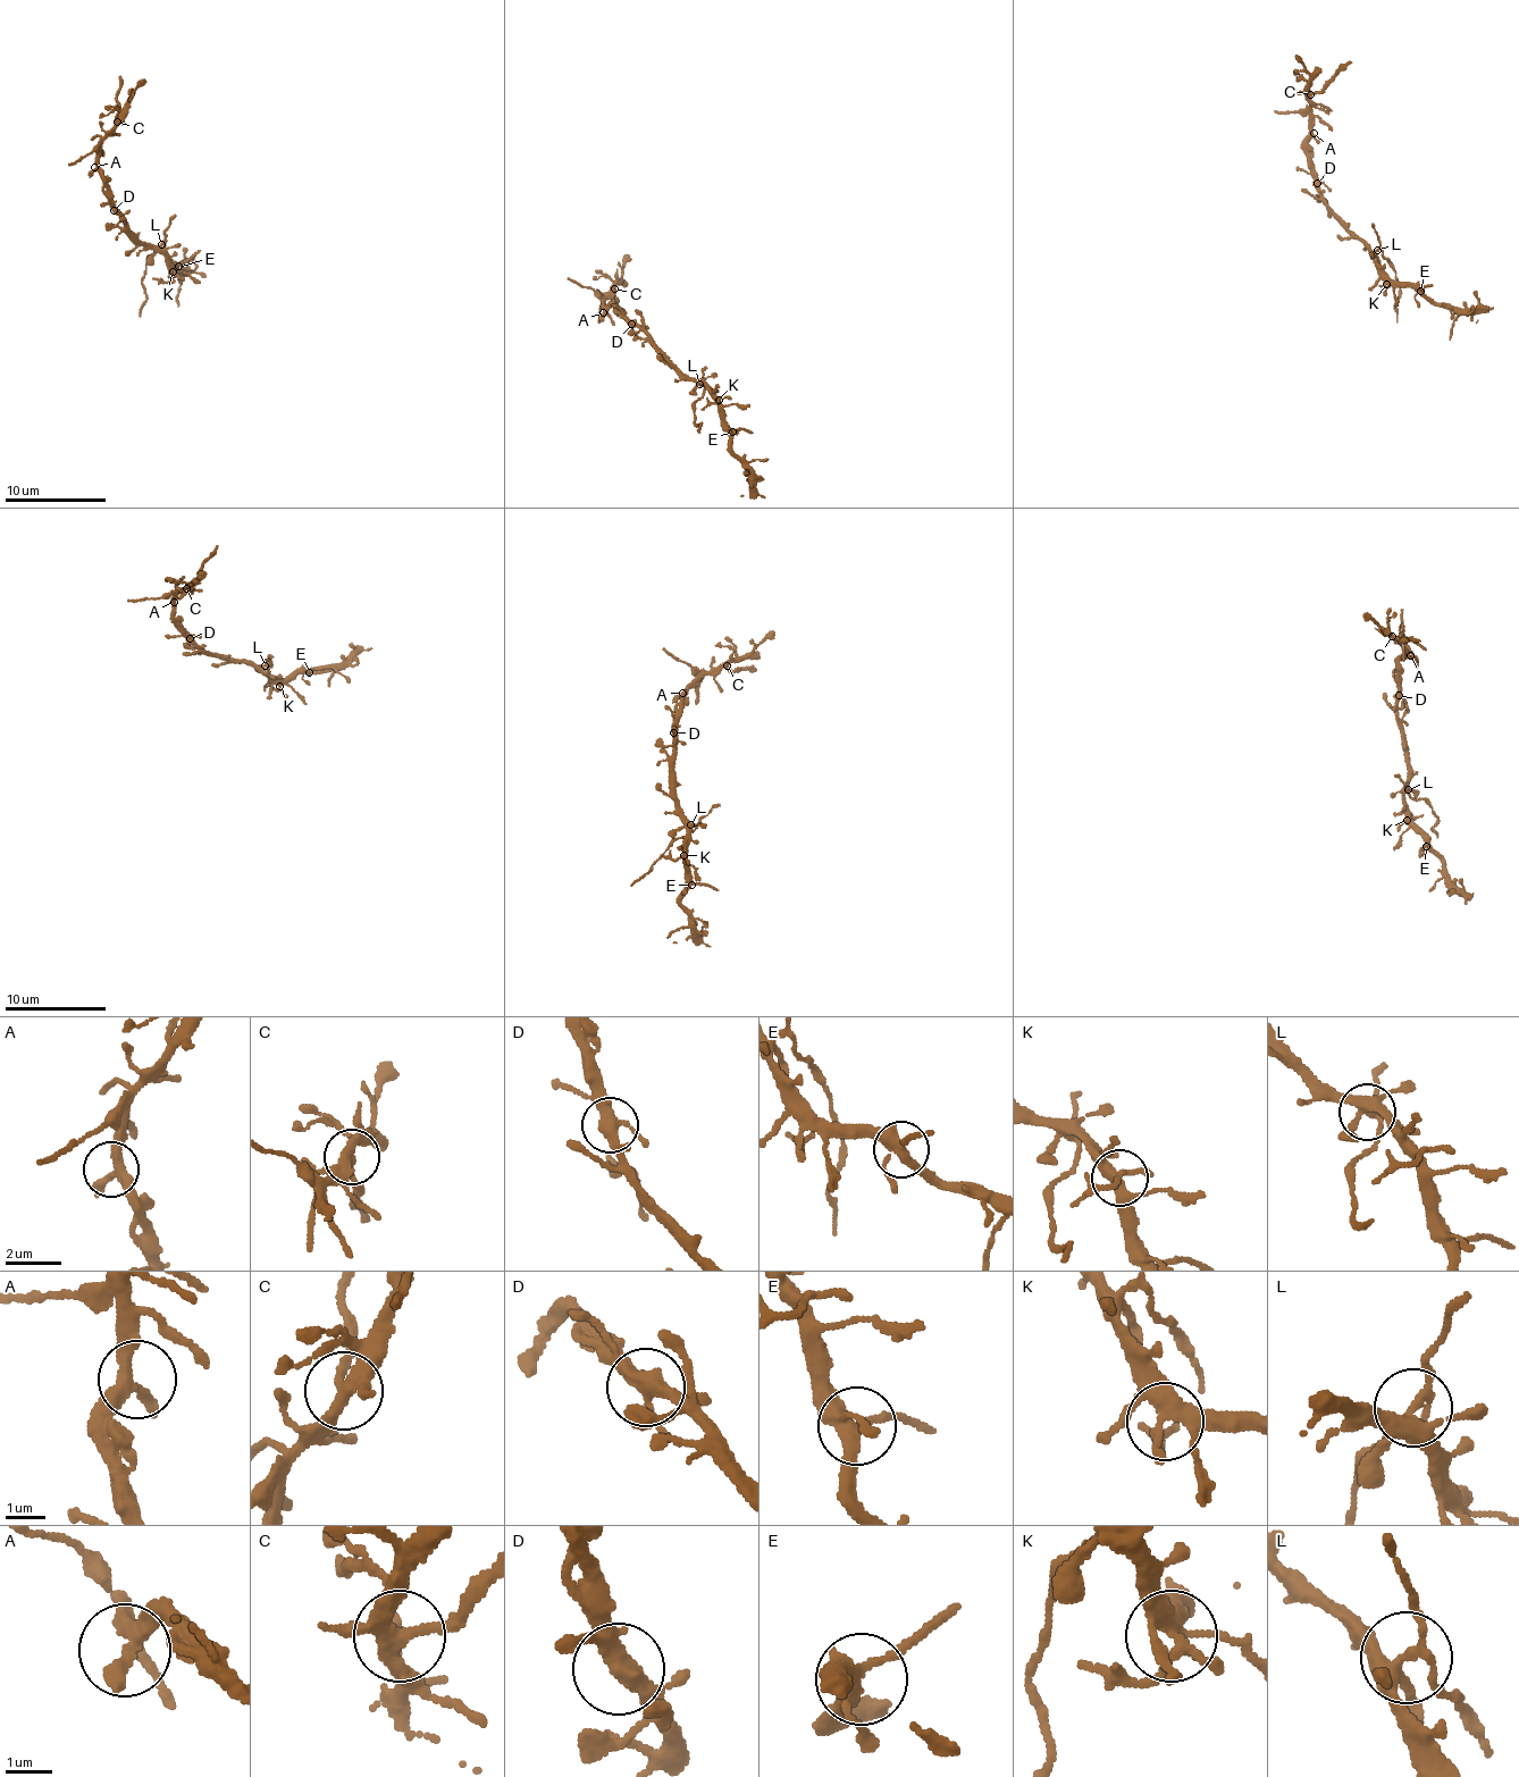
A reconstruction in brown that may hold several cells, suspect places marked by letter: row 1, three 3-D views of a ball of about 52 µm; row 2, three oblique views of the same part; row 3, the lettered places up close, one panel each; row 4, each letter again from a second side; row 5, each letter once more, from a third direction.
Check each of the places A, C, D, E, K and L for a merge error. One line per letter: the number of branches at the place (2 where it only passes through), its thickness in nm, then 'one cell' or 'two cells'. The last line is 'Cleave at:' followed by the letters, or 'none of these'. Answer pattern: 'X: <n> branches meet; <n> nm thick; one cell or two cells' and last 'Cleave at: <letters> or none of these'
A: 3 branches meet; 300 nm thick; one cell
C: 4 branches meet; 320 nm thick; two cells
D: 4 branches meet; 360 nm thick; one cell
E: 4 branches meet; 360 nm thick; one cell
K: 6 branches meet; 360 nm thick; one cell
L: 6 branches meet; 320 nm thick; two cells
Cleave at: C, L

